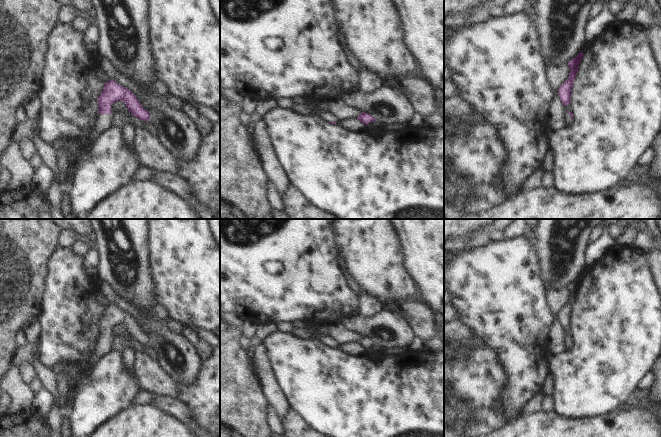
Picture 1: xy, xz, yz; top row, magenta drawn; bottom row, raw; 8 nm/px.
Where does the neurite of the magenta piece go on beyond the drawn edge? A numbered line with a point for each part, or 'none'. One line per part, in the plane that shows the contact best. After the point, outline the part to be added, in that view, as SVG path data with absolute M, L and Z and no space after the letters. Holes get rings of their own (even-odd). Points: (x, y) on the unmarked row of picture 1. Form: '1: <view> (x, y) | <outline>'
1: xy (103, 345) | M98 338L94 352L84 361L83 365L80 367L80 370L74 375L76 375L77 378L86 375L94 362L96 362L101 356L111 351L111 345L111 338Z

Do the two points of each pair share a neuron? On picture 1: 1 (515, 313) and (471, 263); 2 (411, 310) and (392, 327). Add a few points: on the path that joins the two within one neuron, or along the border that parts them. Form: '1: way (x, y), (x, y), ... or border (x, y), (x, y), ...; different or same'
1: way (504, 301), (498, 290), (483, 275); same
2: border (398, 313), (415, 335); different

